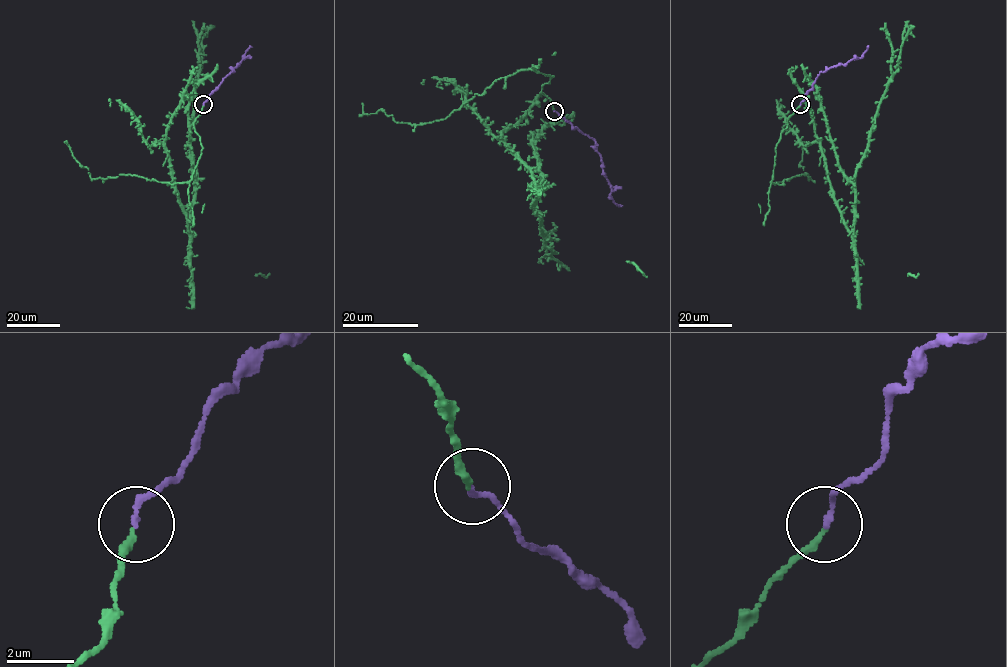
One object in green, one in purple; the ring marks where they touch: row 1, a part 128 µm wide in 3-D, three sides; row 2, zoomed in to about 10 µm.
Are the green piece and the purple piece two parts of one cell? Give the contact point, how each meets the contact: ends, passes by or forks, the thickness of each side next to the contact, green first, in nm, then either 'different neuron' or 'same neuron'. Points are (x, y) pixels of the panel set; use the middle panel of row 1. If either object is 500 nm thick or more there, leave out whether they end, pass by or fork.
at (554, 111); green ends there; purple ends there; 200 nm thick on the green side, 170 nm on the other; same neuron

